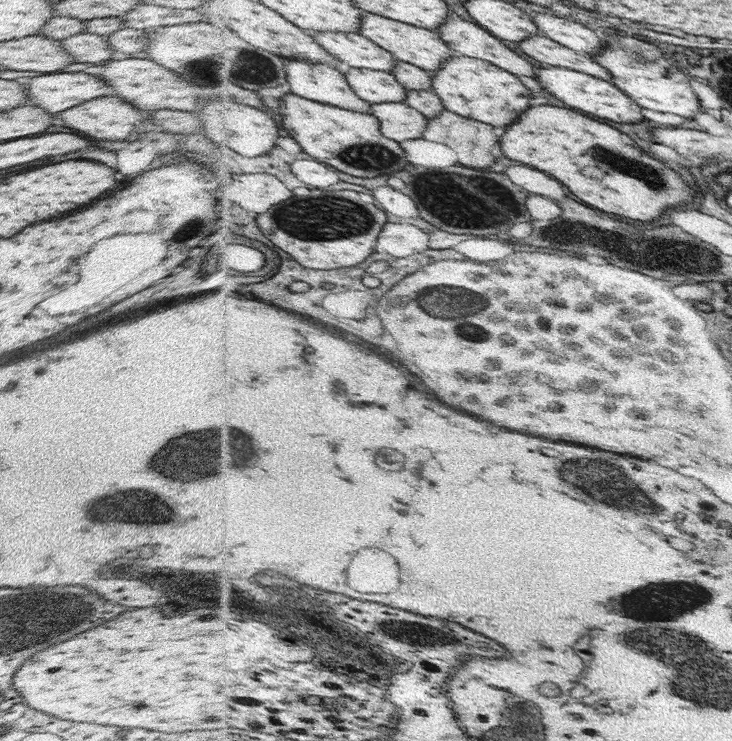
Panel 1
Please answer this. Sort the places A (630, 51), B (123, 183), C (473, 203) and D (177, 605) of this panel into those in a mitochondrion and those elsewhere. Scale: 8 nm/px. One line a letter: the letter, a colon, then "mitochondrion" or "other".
A: mitochondrion
B: other
C: mitochondrion
D: other

